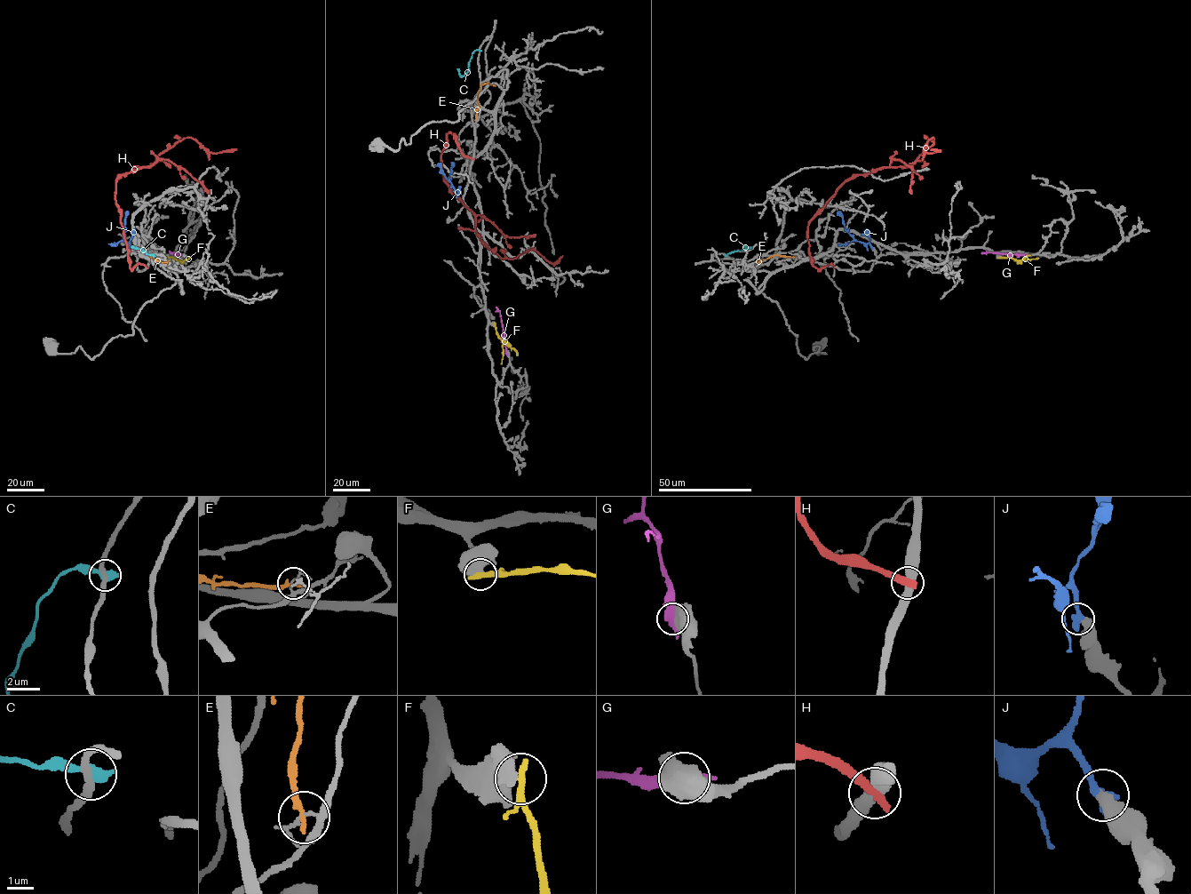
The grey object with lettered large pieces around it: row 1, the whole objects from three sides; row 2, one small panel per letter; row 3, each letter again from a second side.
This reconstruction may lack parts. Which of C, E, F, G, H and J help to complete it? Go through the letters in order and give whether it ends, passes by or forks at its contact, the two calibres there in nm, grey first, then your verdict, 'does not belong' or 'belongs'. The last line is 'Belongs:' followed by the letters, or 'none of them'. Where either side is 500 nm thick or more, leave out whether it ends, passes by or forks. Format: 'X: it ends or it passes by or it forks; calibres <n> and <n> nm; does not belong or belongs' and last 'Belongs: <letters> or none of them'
C: calibres 300 and 550 nm; does not belong
E: it ends; calibres 110 and 260 nm; does not belong
F: calibres 600 and 280 nm; does not belong
G: calibres 900 and 460 nm; does not belong
H: calibres 550 and 500 nm; does not belong
J: calibres 440 and 550 nm; belongs
Belongs: J

